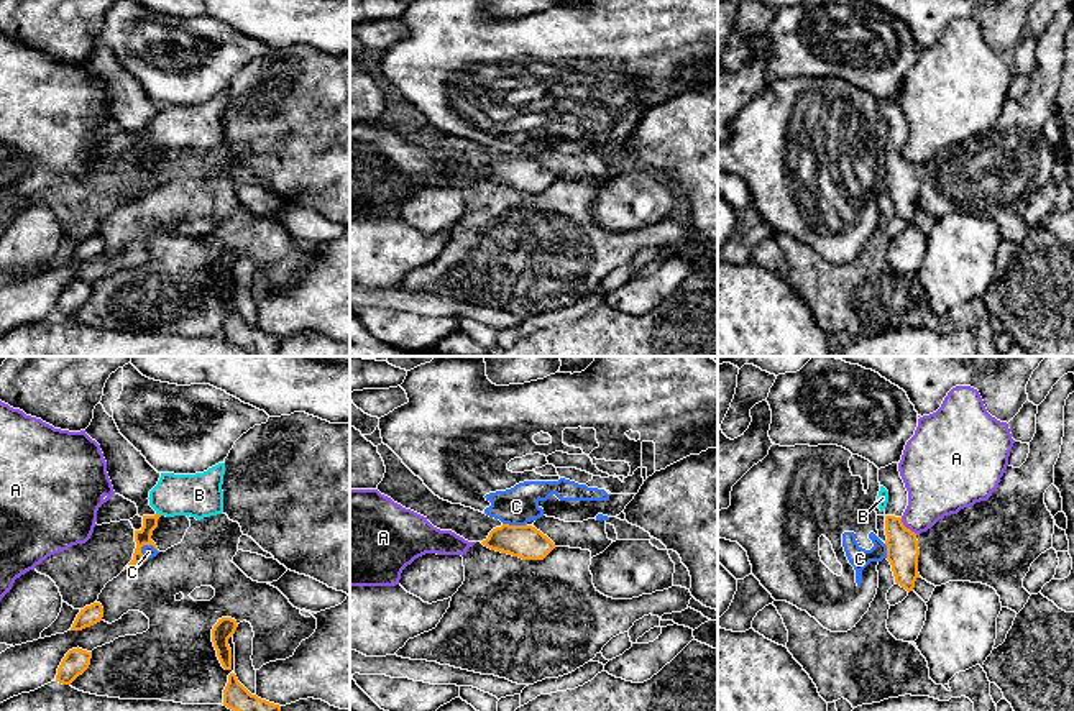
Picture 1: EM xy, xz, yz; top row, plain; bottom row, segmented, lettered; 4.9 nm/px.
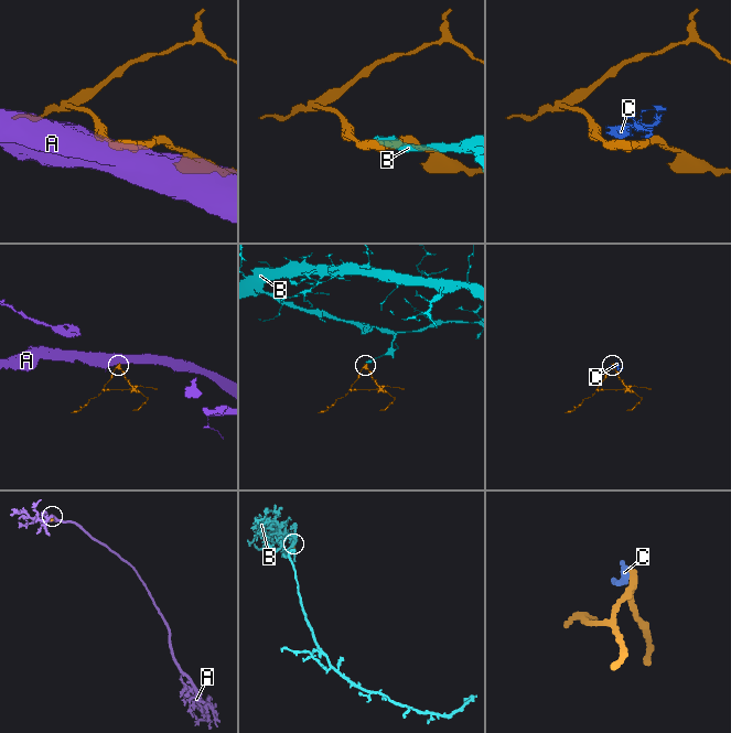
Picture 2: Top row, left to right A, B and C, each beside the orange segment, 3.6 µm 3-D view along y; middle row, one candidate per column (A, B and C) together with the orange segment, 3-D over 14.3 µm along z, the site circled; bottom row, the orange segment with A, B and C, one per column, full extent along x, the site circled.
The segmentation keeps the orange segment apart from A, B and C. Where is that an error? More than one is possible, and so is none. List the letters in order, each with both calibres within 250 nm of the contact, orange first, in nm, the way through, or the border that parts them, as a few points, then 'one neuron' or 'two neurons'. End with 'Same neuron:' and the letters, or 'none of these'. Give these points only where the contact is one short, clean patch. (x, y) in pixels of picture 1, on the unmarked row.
A: 160 nm thick on the orange side, 280 nm on the other; border along yz (900, 150), (915, 166); two neurons
B: 80 nm thick on the orange side, 220 nm on the other; border along xy (156, 145), (161, 146); two neurons
C: 80 nm thick on the orange side, 70 nm on the other; two neurons
Same neuron: none of these

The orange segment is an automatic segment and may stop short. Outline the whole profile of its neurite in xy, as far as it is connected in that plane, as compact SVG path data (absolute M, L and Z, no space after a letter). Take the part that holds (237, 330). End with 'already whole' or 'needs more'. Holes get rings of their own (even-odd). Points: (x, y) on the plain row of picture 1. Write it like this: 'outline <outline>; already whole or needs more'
outline M228 307L228 315L223 322L223 338L238 345L251 356L276 356L281 346L281 338L251 327L236 310Z; already whole

